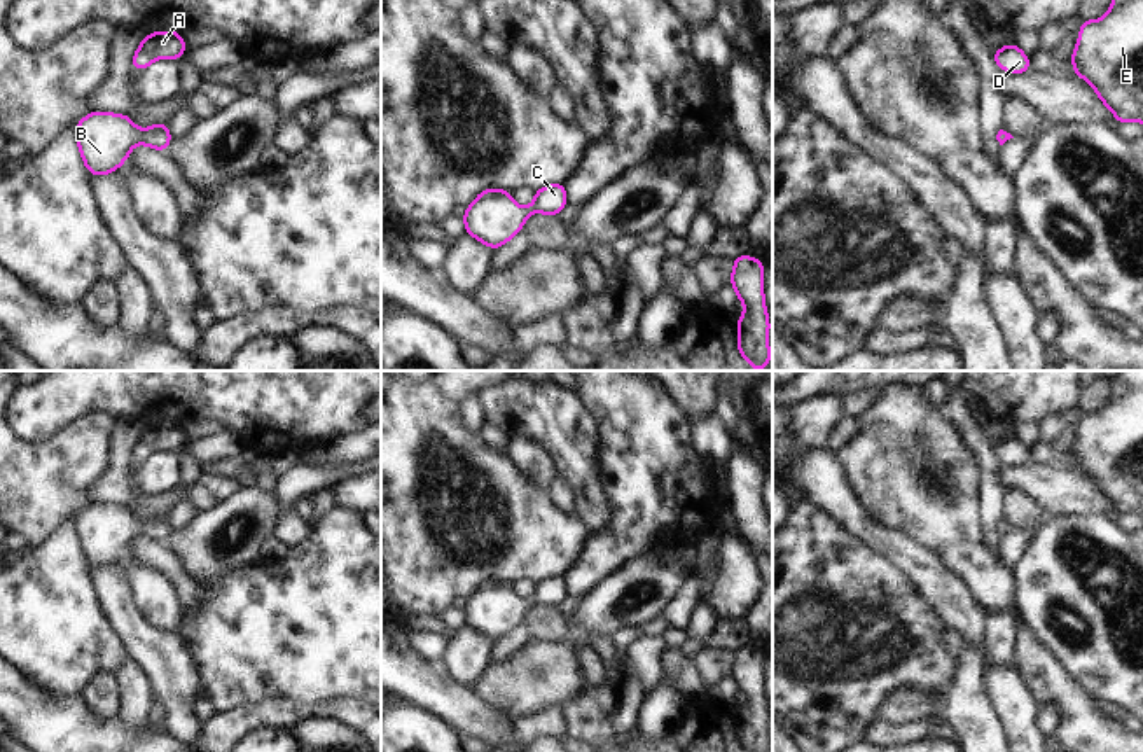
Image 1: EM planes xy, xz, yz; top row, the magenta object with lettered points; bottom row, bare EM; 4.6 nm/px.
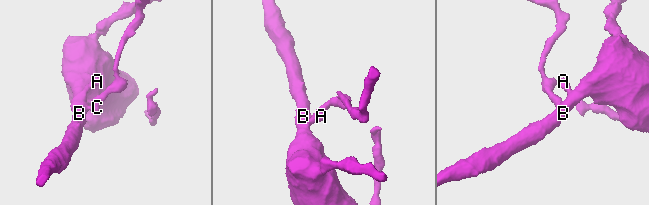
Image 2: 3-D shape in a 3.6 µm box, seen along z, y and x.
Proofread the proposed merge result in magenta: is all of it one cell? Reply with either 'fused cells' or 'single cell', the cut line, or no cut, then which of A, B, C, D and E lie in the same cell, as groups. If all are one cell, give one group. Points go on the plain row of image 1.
single cell; no cut; A B C D E

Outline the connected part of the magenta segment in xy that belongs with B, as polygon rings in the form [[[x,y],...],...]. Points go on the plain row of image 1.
[[[89,504],[73,521],[80,547],[91,567],[115,563],[136,535],[166,542],[173,532],[168,514],[138,521],[128,507]]]

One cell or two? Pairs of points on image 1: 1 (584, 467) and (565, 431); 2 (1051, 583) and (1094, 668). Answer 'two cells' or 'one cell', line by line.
1: one cell
2: one cell

